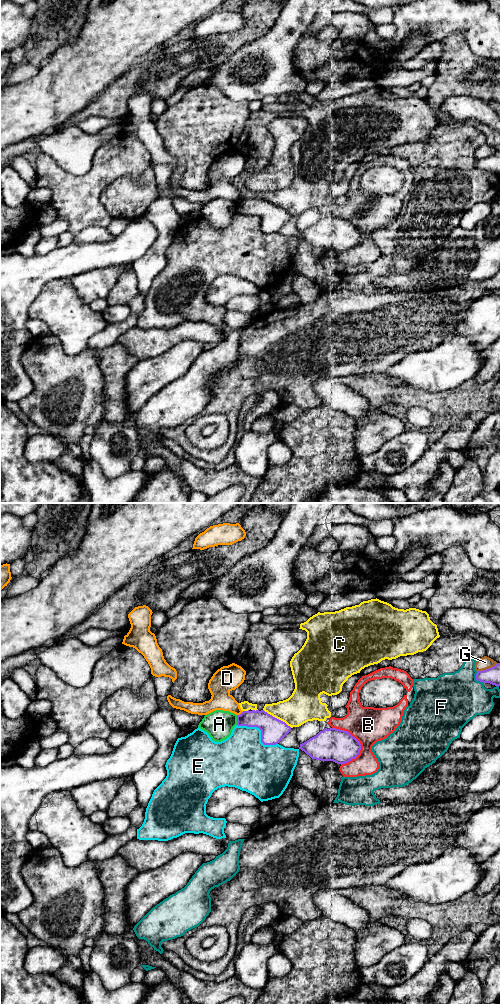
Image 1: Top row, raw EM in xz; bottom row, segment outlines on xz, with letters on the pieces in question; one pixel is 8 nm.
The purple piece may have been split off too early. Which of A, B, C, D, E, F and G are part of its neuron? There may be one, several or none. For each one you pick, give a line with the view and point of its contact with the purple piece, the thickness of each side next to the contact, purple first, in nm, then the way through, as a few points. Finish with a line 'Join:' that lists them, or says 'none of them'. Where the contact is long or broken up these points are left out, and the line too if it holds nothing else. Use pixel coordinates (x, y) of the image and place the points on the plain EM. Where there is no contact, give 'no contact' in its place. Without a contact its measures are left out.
Join: none of them

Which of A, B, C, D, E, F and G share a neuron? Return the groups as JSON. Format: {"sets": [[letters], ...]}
{"sets": [["A"], ["B"], ["C"], ["D"], ["E"], ["F"], ["G"]]}

